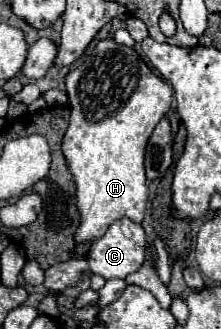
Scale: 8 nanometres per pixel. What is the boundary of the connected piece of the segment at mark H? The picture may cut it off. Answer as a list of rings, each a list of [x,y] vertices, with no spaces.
[[[113,38],[101,40],[93,54],[87,56],[75,70],[65,78],[71,120],[63,138],[63,156],[77,184],[77,208],[81,212],[81,226],[75,240],[99,240],[105,230],[121,216],[141,224],[147,208],[147,180],[143,168],[143,154],[147,140],[153,134],[157,122],[171,108],[171,86],[155,76],[149,66],[139,58],[139,54],[129,46],[119,46]]]

